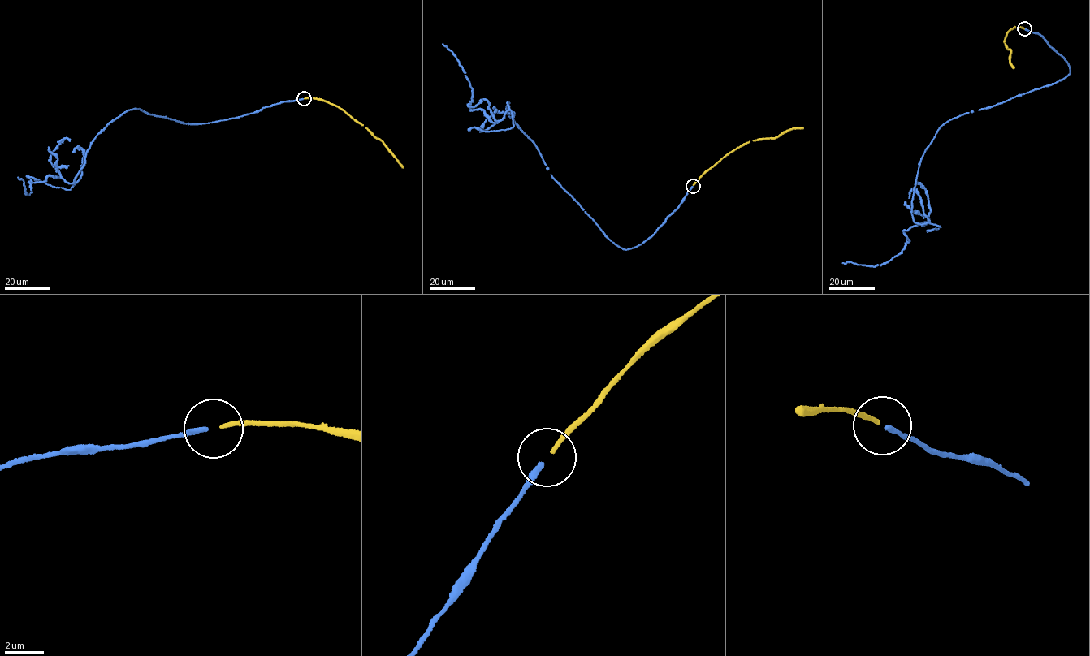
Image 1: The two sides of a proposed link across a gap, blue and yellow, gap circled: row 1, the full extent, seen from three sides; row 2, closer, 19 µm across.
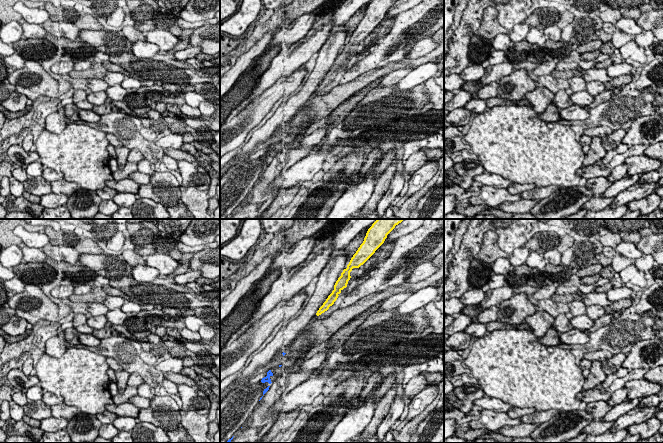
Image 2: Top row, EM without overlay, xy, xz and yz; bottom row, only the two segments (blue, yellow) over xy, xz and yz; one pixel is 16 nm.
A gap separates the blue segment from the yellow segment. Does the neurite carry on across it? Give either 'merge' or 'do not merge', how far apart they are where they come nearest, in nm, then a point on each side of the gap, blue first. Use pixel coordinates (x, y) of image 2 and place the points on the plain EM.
merge | 800 nm | xz (285, 129), (317, 91)

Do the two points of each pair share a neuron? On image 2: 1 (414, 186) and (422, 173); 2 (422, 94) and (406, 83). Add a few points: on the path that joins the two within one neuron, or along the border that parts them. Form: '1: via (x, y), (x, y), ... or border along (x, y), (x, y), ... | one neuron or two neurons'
1: via (416, 183), (421, 176) | one neuron
2: border along (424, 81), (412, 89) | two neurons

